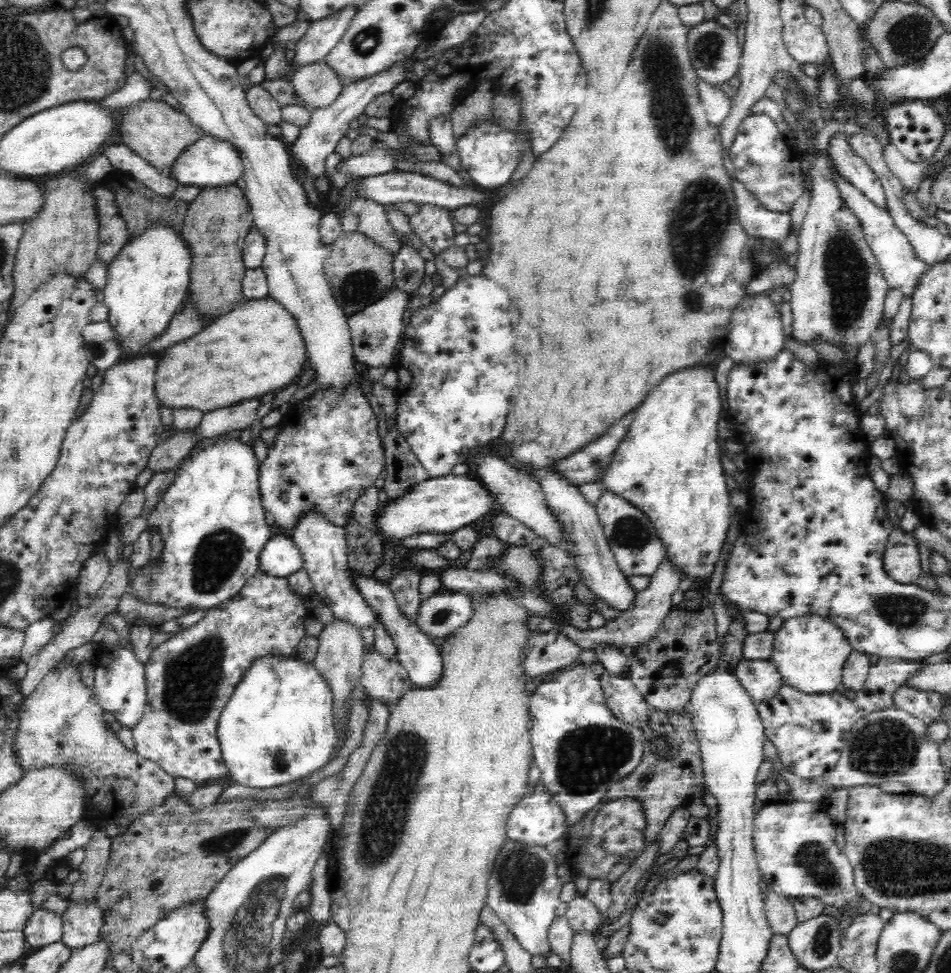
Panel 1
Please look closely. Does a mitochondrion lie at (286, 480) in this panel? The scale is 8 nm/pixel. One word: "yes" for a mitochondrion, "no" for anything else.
yes

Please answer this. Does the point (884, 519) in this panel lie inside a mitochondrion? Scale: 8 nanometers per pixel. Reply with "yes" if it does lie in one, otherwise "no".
no

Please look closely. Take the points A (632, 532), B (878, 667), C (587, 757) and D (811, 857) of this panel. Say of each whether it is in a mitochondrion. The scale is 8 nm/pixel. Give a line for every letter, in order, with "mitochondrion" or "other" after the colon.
A: mitochondrion
B: other
C: mitochondrion
D: mitochondrion

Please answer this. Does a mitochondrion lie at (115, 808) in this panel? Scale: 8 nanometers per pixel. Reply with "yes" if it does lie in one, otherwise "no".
no

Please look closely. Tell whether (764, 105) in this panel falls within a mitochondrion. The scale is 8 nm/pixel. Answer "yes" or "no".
no

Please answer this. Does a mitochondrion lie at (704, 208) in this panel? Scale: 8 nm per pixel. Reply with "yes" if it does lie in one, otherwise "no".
yes

